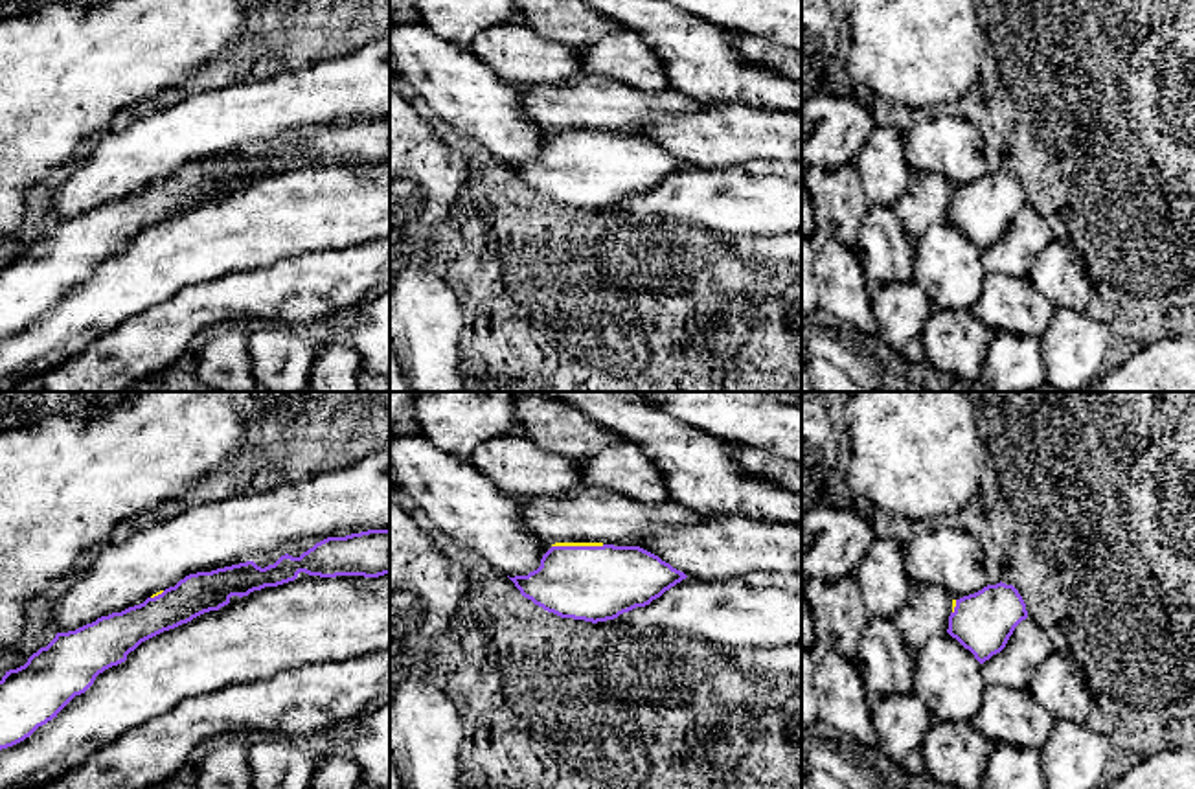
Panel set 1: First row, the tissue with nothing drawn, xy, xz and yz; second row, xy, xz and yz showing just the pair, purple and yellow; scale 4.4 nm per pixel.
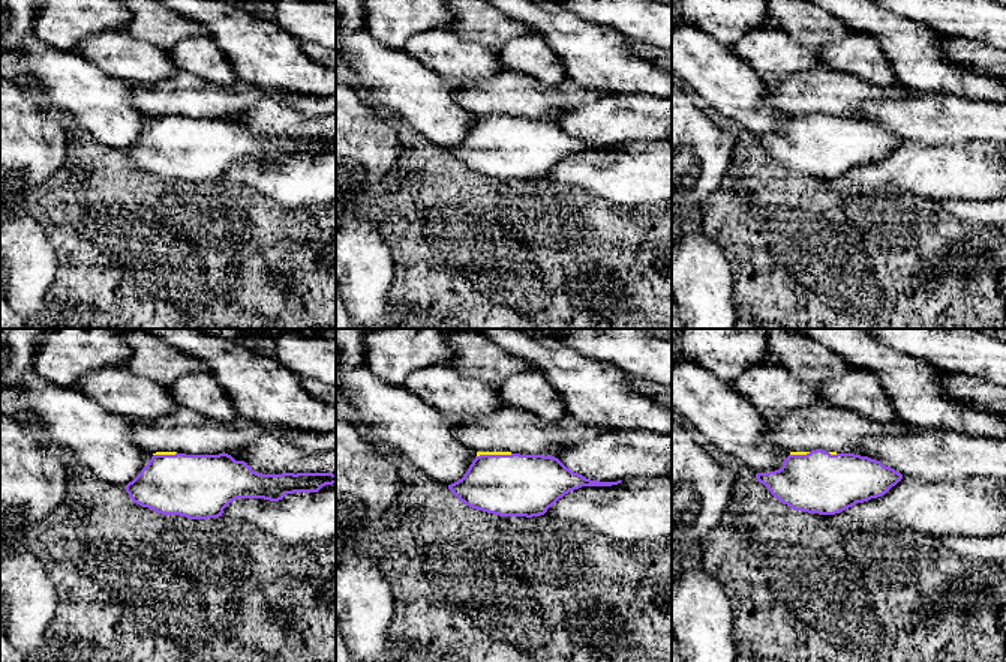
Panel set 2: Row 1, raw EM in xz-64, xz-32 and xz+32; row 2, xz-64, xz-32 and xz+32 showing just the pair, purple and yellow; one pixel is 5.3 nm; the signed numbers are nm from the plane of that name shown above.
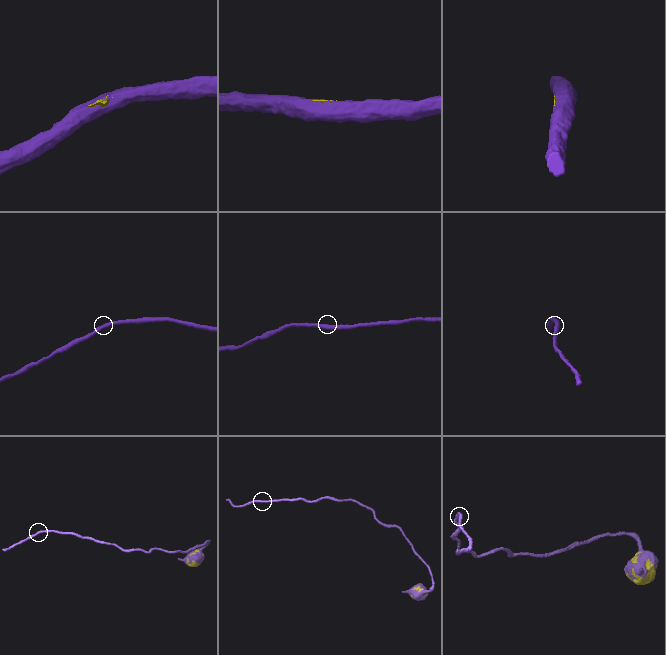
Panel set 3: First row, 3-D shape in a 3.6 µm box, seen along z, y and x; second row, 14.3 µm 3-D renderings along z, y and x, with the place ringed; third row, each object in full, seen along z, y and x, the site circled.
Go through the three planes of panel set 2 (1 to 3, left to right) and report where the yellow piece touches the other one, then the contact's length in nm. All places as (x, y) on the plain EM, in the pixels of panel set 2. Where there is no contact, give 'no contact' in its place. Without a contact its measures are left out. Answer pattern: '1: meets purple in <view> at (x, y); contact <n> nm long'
1: meets purple in xz-64 at (164, 119); contact 130 nm long
2: meets purple in xz-32 at (494, 119); contact 190 nm long
3: meets purple in xz+32 at (799, 119); contact 110 nm long

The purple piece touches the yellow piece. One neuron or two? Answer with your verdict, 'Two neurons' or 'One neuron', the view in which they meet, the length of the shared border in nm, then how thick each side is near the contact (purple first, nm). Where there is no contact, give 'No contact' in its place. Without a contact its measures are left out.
One neuron. Touches purple in xz. Shared border 240 nm. Thickness 340 nm (purple) against 20 nm

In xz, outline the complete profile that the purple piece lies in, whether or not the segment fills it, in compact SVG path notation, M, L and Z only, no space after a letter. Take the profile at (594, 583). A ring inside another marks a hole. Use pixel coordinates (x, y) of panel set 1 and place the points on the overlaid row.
M555 543L537 570L509 579L544 611L598 623L649 605L686 577L640 546Z

